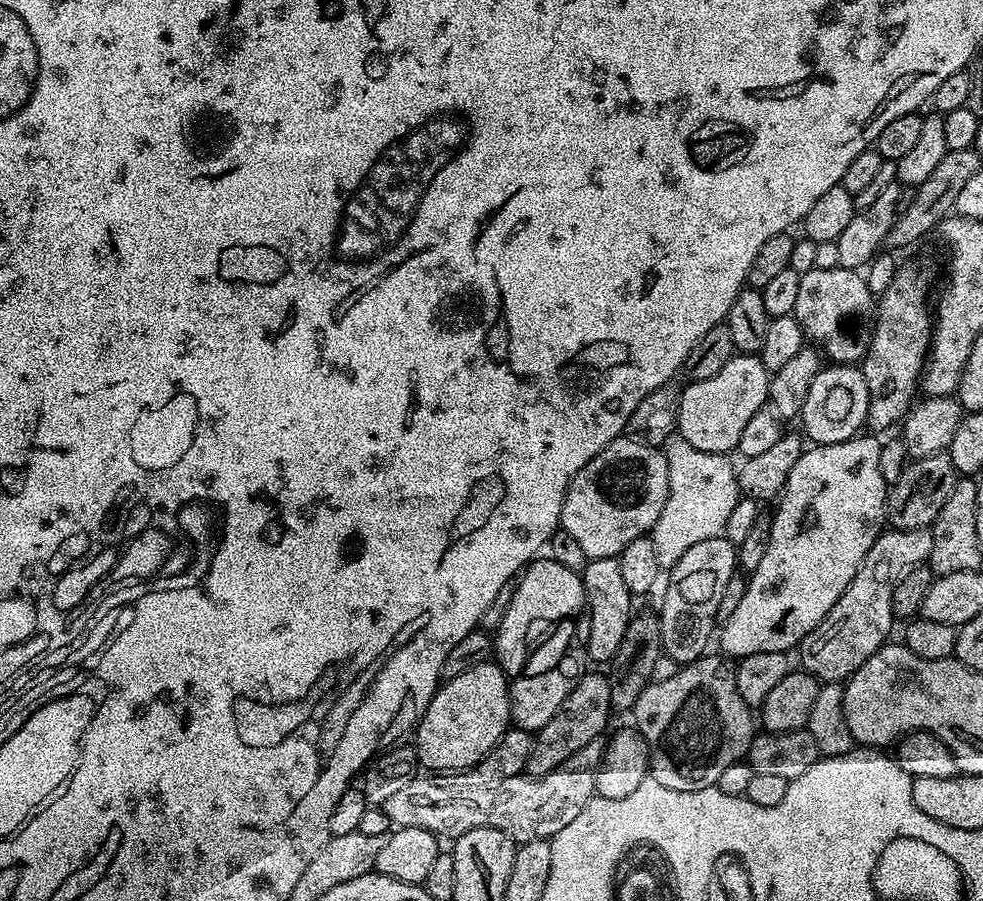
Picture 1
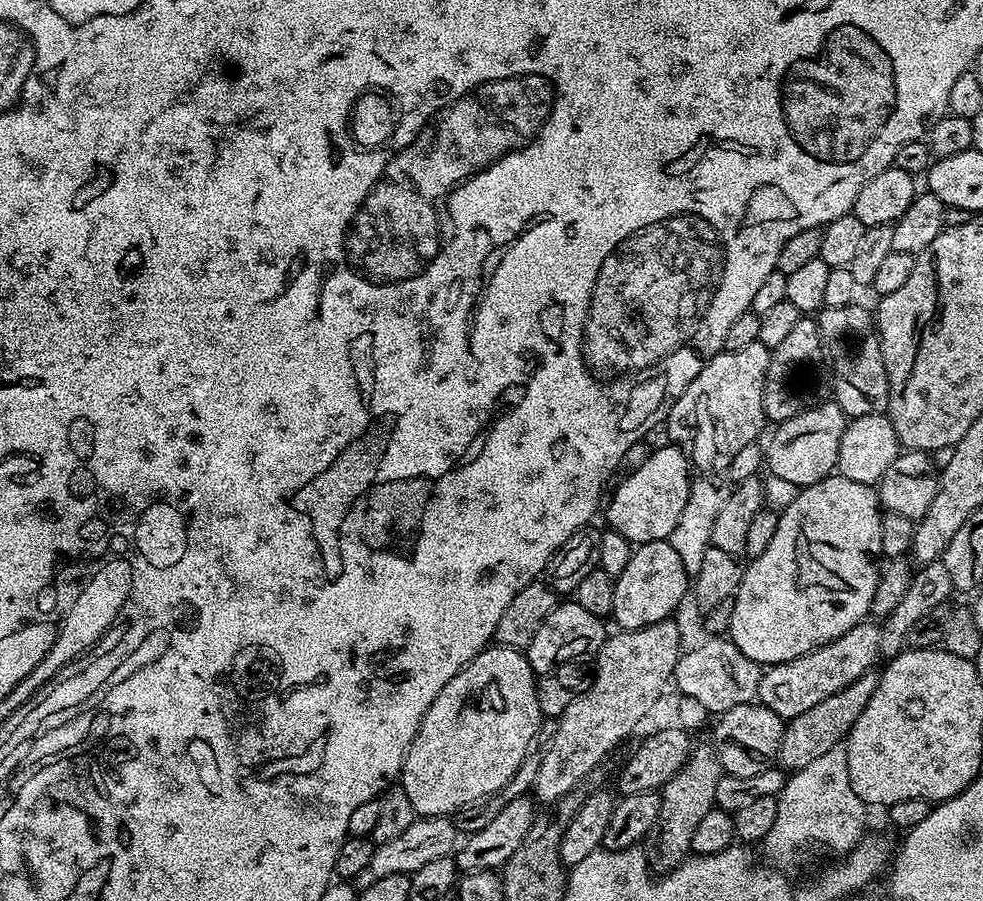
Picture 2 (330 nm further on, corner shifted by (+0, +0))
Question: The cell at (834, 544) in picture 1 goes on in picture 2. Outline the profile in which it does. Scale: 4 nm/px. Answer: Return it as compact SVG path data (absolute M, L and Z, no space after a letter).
M833 474L824 480L814 482L809 488L801 488L798 498L794 498L794 502L790 502L790 506L786 506L786 510L779 513L778 530L774 530L774 538L770 538L770 546L766 546L766 550L762 550L762 554L755 556L744 569L744 577L734 597L734 614L730 614L730 626L727 630L732 644L738 646L738 650L742 650L742 654L746 654L746 658L750 658L756 664L771 666L790 662L802 654L813 652L814 649L837 640L842 634L846 634L846 630L858 626L871 613L874 590L882 571L881 565L879 563L876 565L876 559L881 559L882 556L880 551L882 546L881 515L880 498L877 489L871 484L854 482L845 476Z

